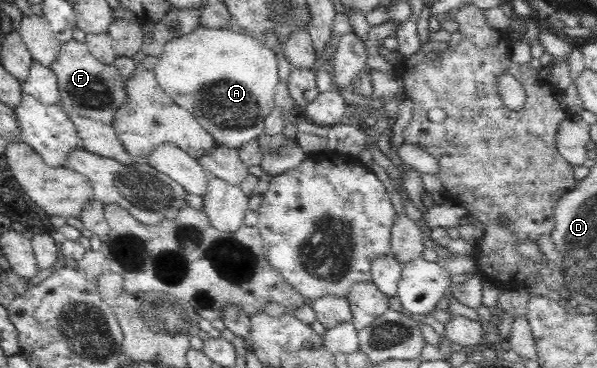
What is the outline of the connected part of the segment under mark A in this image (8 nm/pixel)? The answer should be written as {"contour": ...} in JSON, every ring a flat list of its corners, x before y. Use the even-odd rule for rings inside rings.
{"contour":[[198,26,186,36,168,41,155,66,164,92,189,110,200,125,227,148,240,149,263,134,266,116,275,108,279,66,276,53,264,41,236,28]]}

